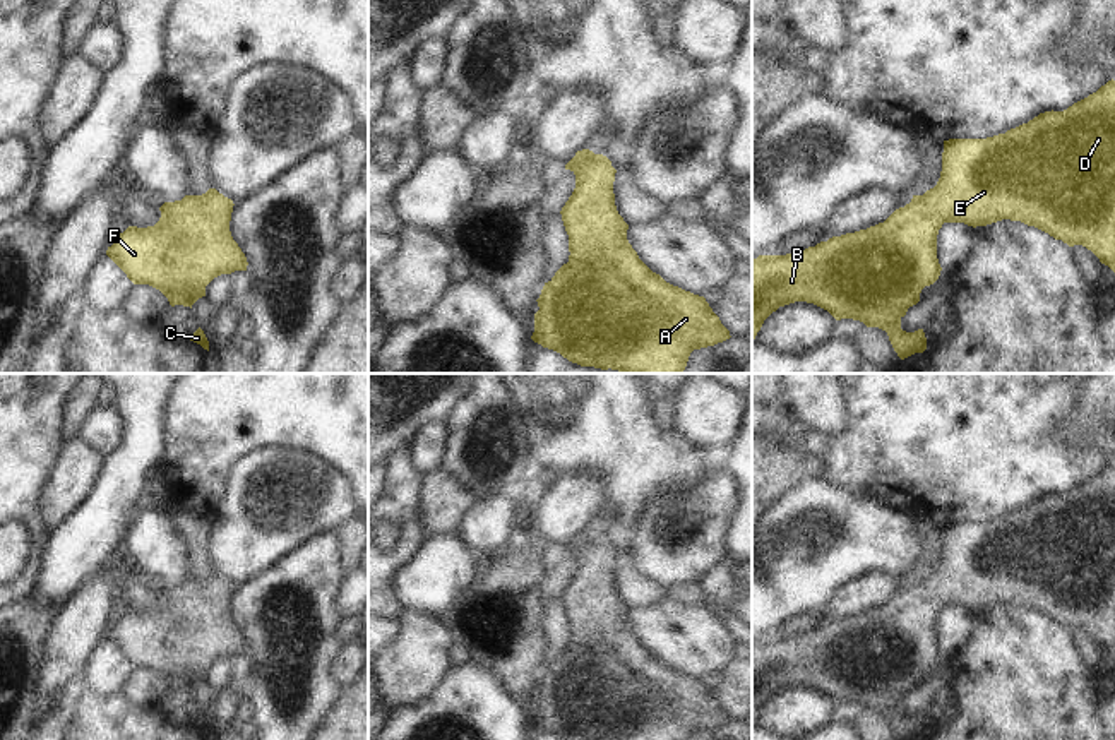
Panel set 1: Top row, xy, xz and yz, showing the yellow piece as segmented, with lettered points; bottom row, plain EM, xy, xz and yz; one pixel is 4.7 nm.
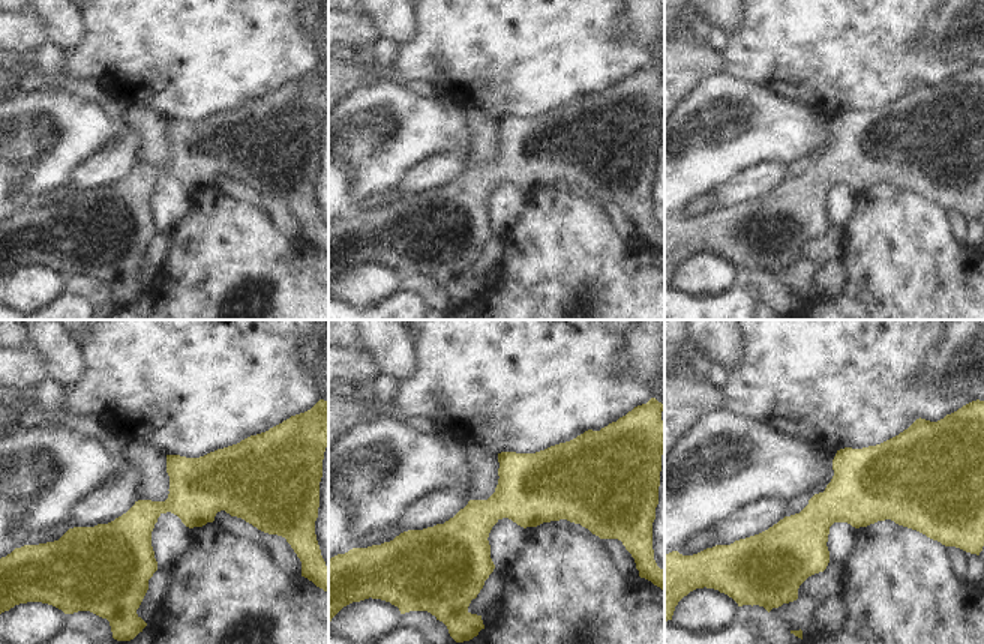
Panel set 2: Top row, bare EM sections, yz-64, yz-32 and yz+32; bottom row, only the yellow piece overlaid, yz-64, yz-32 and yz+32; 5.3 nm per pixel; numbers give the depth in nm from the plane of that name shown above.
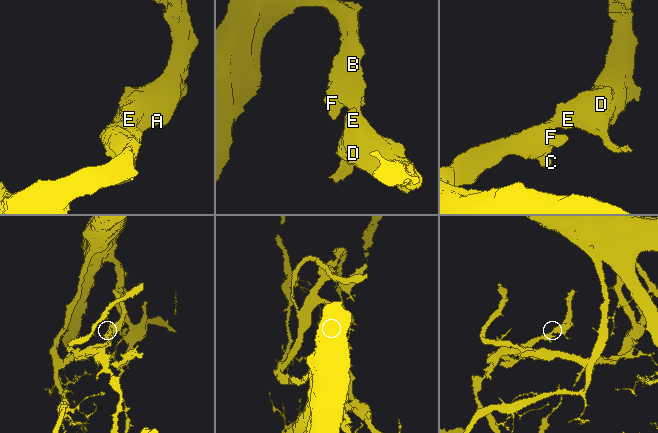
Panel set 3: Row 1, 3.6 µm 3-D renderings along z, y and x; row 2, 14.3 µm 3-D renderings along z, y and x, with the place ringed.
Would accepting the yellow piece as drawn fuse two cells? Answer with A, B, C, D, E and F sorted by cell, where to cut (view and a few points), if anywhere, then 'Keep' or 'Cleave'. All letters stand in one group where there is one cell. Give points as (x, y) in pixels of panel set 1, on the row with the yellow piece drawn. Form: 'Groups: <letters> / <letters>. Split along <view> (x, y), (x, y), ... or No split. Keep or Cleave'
Groups: A B C D E F. No split. Keep.

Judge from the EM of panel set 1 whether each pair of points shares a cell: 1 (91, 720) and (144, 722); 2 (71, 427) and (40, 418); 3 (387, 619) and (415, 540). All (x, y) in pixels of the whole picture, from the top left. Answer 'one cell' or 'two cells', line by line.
1: one cell
2: two cells
3: one cell

